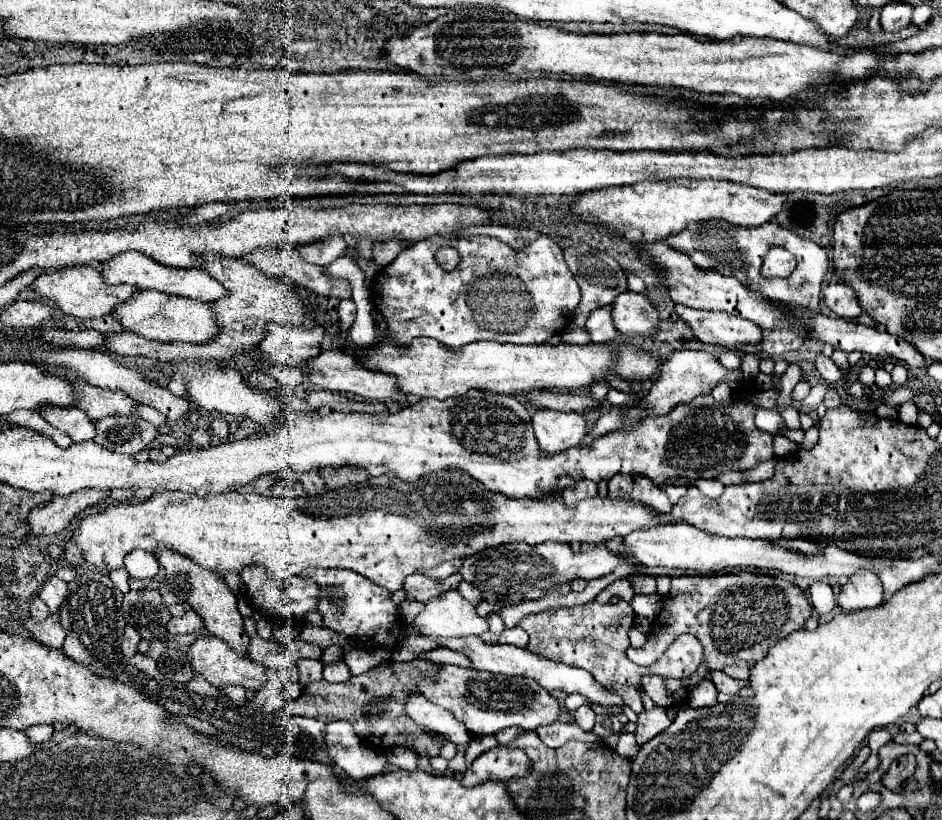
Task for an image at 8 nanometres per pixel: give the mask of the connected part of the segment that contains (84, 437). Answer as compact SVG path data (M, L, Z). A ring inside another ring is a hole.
M46 405L40 409L40 415L46 423L50 423L54 429L66 433L74 443L82 443L96 437L94 423L76 407L56 407Z

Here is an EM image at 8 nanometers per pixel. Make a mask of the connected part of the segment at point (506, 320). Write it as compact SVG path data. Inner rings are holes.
M432 235L416 241L416 245L406 247L372 281L372 303L386 317L390 335L396 345L410 345L410 341L416 337L430 337L454 349L480 339L516 345L544 343L548 337L564 331L572 323L572 313L578 301L580 289L570 269L566 267L562 249L556 245L554 239L546 235L540 235L522 251L514 251L494 237L474 235L466 239L456 239ZM446 245L452 245L460 253L460 263L450 273L444 271L434 259L434 253Z

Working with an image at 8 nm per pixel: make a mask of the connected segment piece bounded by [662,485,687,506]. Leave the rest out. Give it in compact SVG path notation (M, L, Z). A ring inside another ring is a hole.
M664 485L662 489L664 489L665 493L668 495L669 501L673 506L687 493L687 487L685 486Z

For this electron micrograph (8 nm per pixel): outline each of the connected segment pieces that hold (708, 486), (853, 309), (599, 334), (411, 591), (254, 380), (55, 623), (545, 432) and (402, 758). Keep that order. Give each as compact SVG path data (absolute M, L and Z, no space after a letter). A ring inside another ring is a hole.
M698 479L694 485L702 491L702 495L710 499L718 499L724 491L724 483L720 483L718 479Z
M832 281L824 287L822 293L824 293L824 303L836 315L840 315L844 319L856 319L862 313L860 305L858 305L858 297L850 285L846 285L842 281Z
M612 307L598 309L596 313L592 313L592 317L588 317L586 331L590 333L594 343L608 343L608 341L616 339L618 331L612 321Z
M458 572L445 580L430 579L430 577L424 577L422 573L414 573L406 579L404 589L406 589L408 599L416 599L416 601L426 603L428 599L437 597L445 591L457 589L462 580L463 577Z
M250 373L250 375L246 375L246 381L252 383L252 387L256 387L260 391L270 391L270 389L278 389L280 387L280 383L274 381L266 373Z
M54 613L48 619L44 619L42 623L32 621L32 617L26 617L26 631L32 633L32 637L36 637L36 641L40 641L42 645L58 647L58 649L62 647L62 641L66 637L66 633L60 625L60 619Z
M538 409L532 415L532 427L540 449L546 455L552 455L578 447L586 435L588 423L580 413Z
M394 747L386 753L388 763L394 769L404 769L404 771L414 771L418 765L418 755L414 751L408 751L404 747Z

